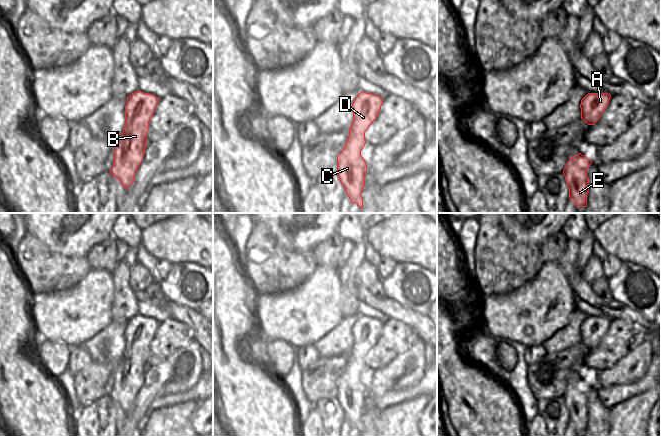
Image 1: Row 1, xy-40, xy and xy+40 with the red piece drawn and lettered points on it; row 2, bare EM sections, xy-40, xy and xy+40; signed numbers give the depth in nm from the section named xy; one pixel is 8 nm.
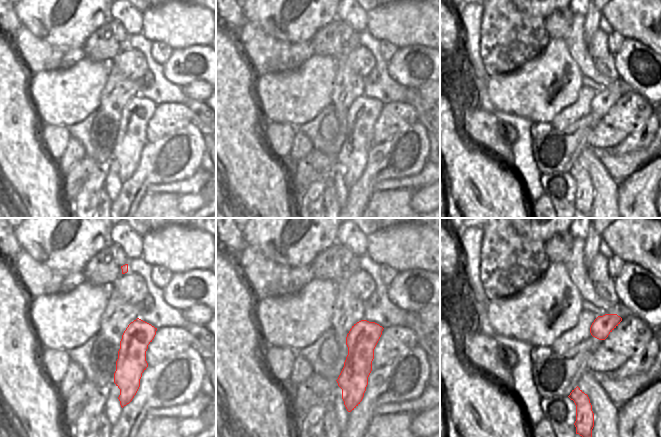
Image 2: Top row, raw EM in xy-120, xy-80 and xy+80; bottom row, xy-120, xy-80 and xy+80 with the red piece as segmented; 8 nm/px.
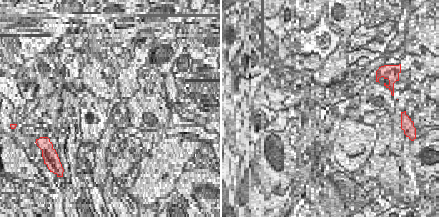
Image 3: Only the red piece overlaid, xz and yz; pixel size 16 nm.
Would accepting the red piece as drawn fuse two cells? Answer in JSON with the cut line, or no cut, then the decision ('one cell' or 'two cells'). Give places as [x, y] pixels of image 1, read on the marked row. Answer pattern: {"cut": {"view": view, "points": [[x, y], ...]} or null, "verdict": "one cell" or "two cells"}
{"cut": null, "verdict": "one cell"}

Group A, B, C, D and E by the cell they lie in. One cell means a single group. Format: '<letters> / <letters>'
A B C D E

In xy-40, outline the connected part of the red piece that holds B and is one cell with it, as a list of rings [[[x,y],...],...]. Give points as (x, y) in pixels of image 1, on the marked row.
[[[139,90],[127,97],[125,126],[117,140],[113,166],[109,172],[125,189],[133,184],[135,174],[143,160],[149,122],[158,102],[158,97]]]

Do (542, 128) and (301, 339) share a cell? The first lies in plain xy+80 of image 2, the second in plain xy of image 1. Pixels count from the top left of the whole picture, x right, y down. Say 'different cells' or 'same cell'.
different cells

